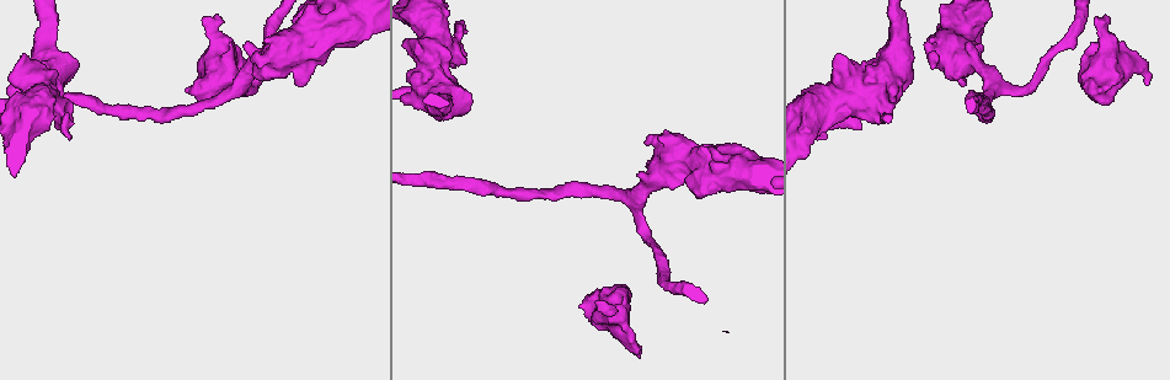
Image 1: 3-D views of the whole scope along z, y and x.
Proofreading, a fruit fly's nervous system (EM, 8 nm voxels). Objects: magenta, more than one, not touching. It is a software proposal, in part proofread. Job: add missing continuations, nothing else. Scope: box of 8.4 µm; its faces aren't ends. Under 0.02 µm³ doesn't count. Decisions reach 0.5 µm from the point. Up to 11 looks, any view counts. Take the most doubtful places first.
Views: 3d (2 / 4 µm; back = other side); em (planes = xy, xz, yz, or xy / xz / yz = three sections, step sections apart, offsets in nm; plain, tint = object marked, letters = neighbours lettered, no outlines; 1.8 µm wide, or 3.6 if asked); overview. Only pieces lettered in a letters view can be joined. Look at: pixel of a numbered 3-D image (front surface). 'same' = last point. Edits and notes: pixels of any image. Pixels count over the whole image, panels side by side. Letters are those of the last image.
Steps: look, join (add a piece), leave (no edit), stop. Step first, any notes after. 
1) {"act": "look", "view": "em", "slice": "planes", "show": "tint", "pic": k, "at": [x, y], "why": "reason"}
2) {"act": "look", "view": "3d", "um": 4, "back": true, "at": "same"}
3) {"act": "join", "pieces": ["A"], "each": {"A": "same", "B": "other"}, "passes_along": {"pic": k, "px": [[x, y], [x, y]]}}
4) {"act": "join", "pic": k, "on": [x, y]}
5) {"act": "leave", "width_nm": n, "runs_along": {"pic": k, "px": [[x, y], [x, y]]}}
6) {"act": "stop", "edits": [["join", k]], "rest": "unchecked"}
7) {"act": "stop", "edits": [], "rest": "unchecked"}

{"act": "look", "view": "em", "slice": "planes", "show": "letters", "pic": 1, "at": [1147, 84], "why": "an open end"}

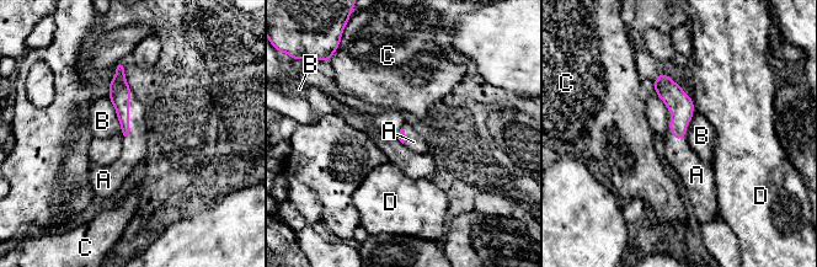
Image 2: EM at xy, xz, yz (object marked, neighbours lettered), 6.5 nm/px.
{"act": "join", "pieces": ["A"], "each": {"A": "same", "B": "other", "C": "other", "D": "other"}, "found": "it goes on there"}

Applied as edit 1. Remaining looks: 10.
{"act": "look", "view": "3d", "um": 2, "back": true, "pic": 1, "at": [596, 302], "why": "an open end"}

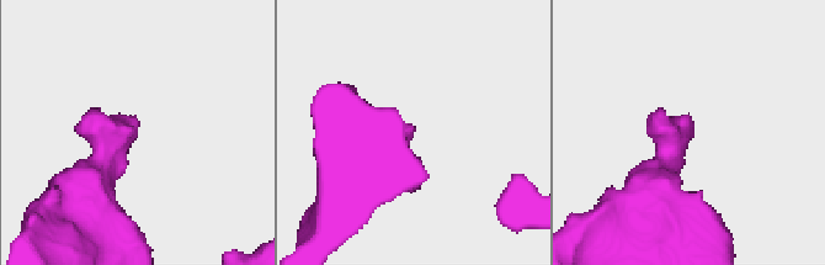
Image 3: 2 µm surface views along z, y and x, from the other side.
{"act": "look", "view": "em", "slice": "yz", "step": 16, "show": "letters", "pic": 3, "at": [687, 120], "why": "shape alone is not enough"}

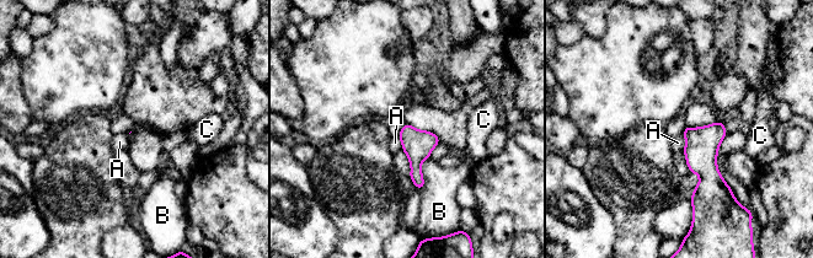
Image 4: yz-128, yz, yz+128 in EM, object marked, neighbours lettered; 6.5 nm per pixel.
{"act": "look", "view": "em", "slice": "planes", "show": "letters", "at": "same"}

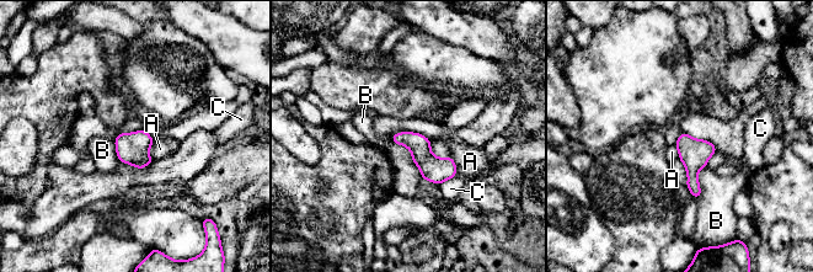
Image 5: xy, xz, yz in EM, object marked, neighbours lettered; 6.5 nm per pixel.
{"act": "leave", "longest_contact_nm": ["B", 240], "each": {"A": "other", "B": "other", "C": "other"}, "border": {"pic": 5, "px": [[154, 142], [149, 149], [151, 159]]}, "found": "no lettered piece goes on from it"}

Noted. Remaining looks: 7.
{"act": "look", "view": "em", "um": 3.6, "slice": "planes", "show": "plain", "pic": 1, "at": [937, 58], "why": "free end"}

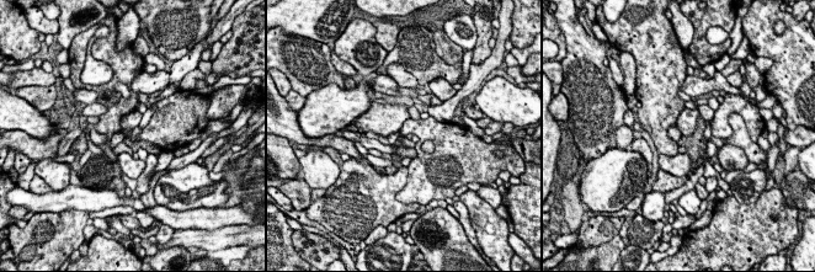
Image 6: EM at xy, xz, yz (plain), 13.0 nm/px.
{"act": "look", "view": "em", "um": 3.6, "slice": "planes", "show": "letters", "at": "same", "why": "see the neighbours"}

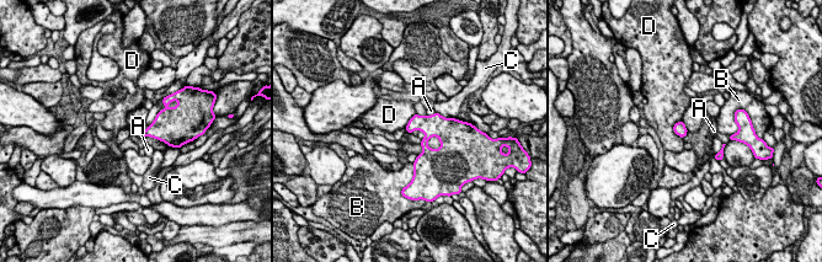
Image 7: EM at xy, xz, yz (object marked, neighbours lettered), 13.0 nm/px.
{"act": "leave", "each": {"A": "other", "B": "other", "C": "other", "D": "other"}, "border": {"pic": 7, "px": [[678, 121], [673, 130], [682, 138]]}, "found": "none of them fits"}

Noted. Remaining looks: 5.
{"act": "look", "view": "3d", "um": 4, "pic": 1, "at": [26, 54], "why": "branch stops here"}

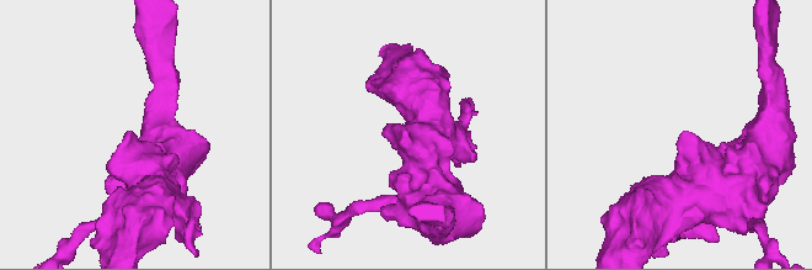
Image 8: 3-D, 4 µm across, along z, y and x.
{"act": "look", "view": "em", "slice": "planes", "show": "letters", "pic": 8, "at": [127, 133]}

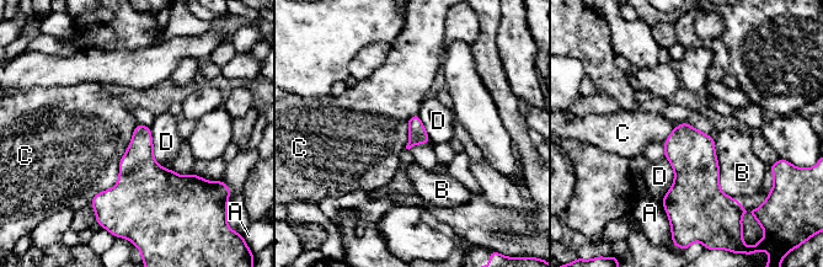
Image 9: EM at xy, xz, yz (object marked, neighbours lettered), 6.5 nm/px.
{"act": "leave", "each": {"A": "other", "B": "other", "C": "other", "D": "other"}, "border": {"pic": 9, "px": [[137, 124], [118, 181], [89, 203]]}, "found": "none of them fits"}

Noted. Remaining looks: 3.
{"act": "stop", "edits": [["join", 2]], "rest": "unchecked"}

